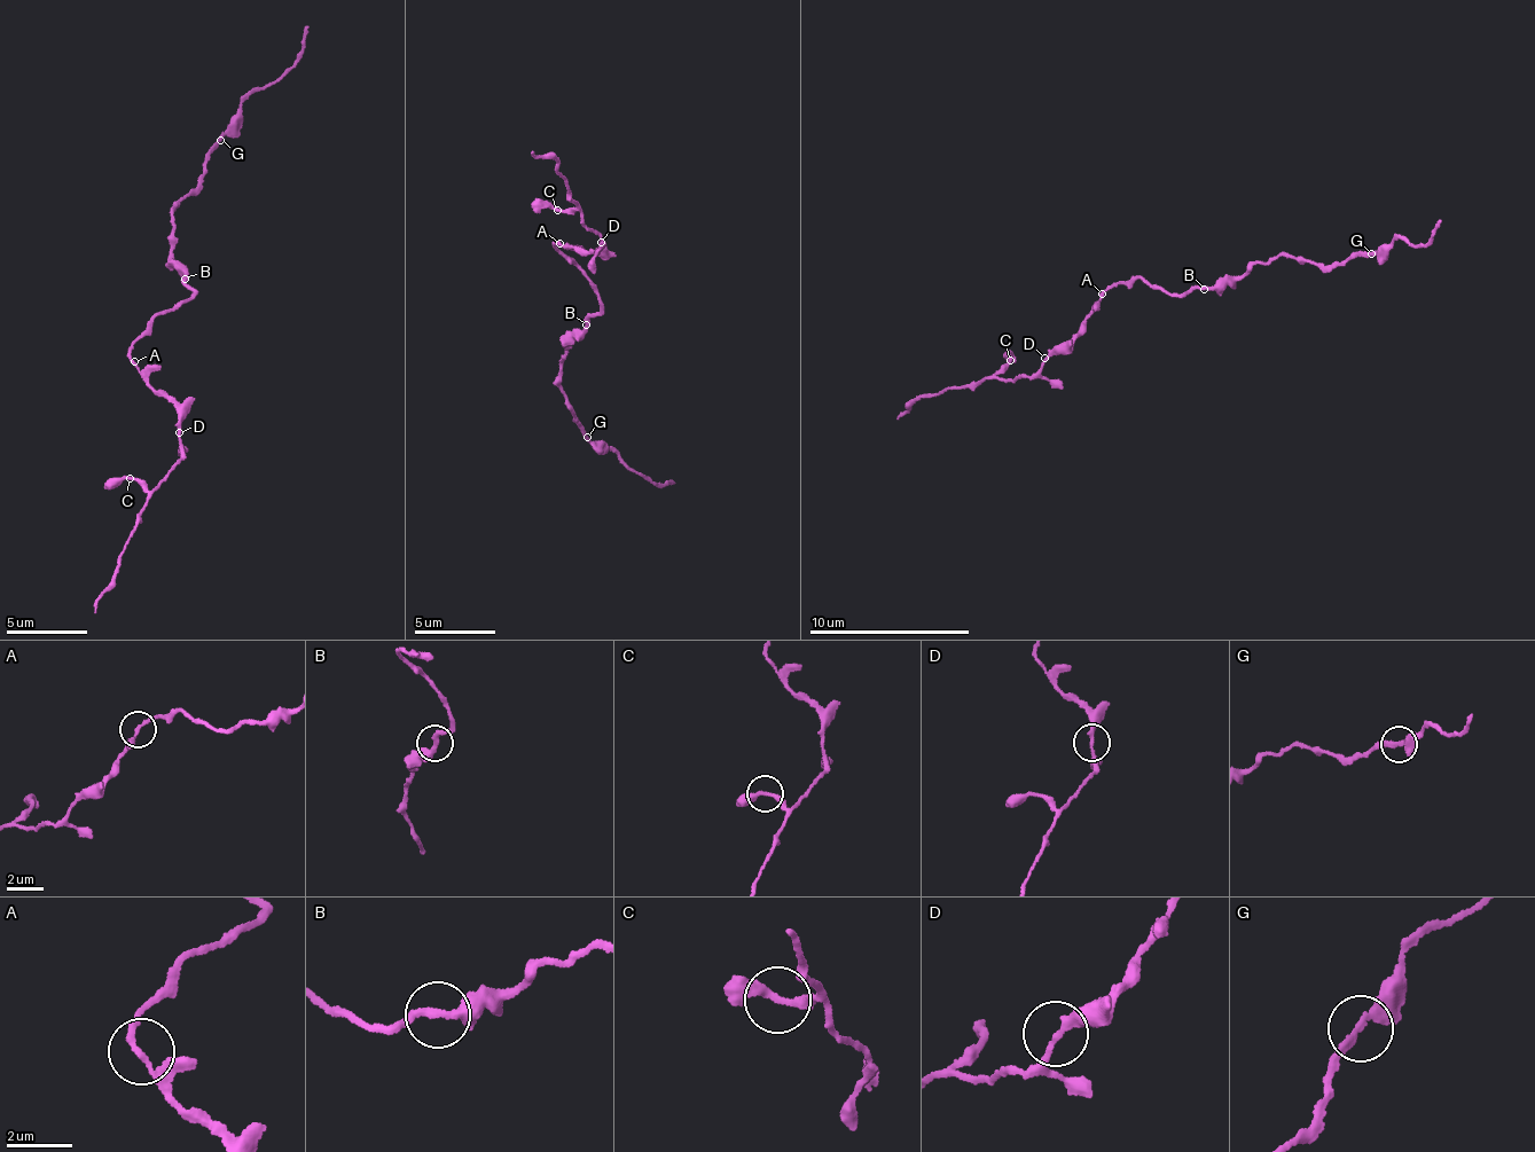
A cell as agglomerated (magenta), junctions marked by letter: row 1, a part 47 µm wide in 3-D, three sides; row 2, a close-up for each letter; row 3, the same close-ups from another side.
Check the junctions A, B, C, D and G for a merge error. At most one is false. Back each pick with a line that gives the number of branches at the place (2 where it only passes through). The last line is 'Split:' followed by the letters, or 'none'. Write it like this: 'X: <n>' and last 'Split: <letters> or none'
Split: none

